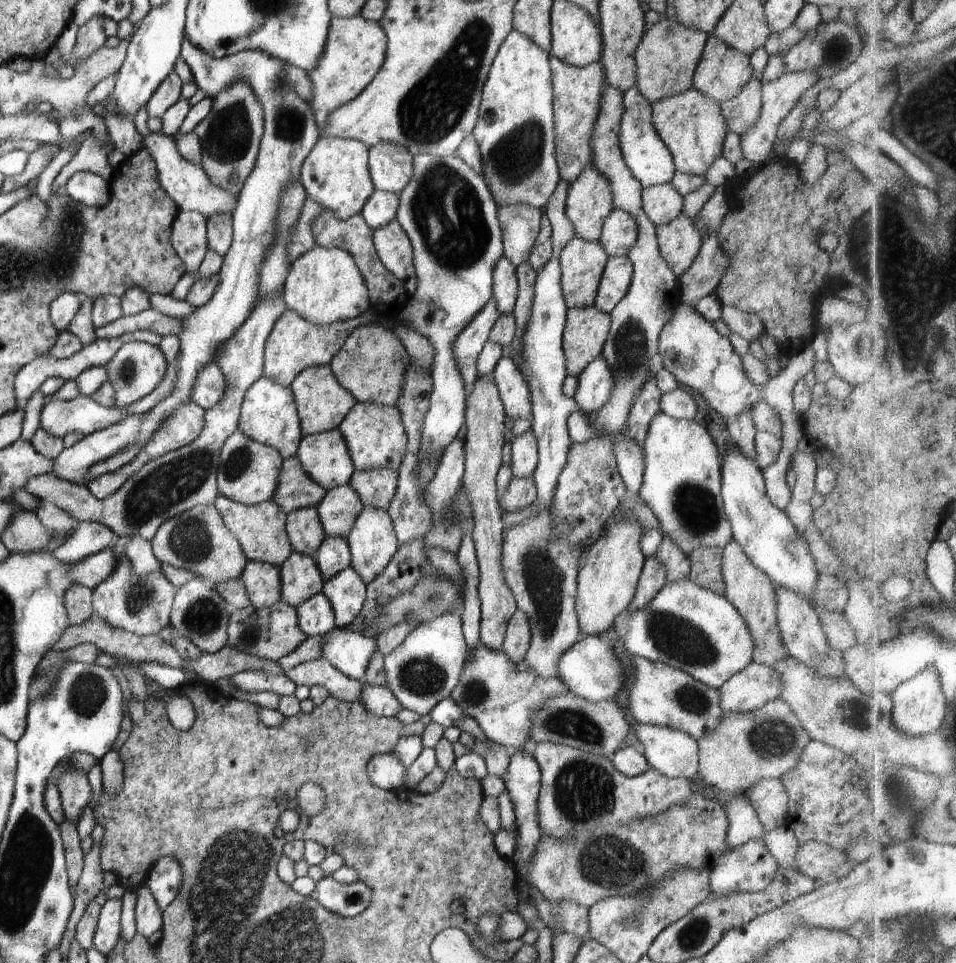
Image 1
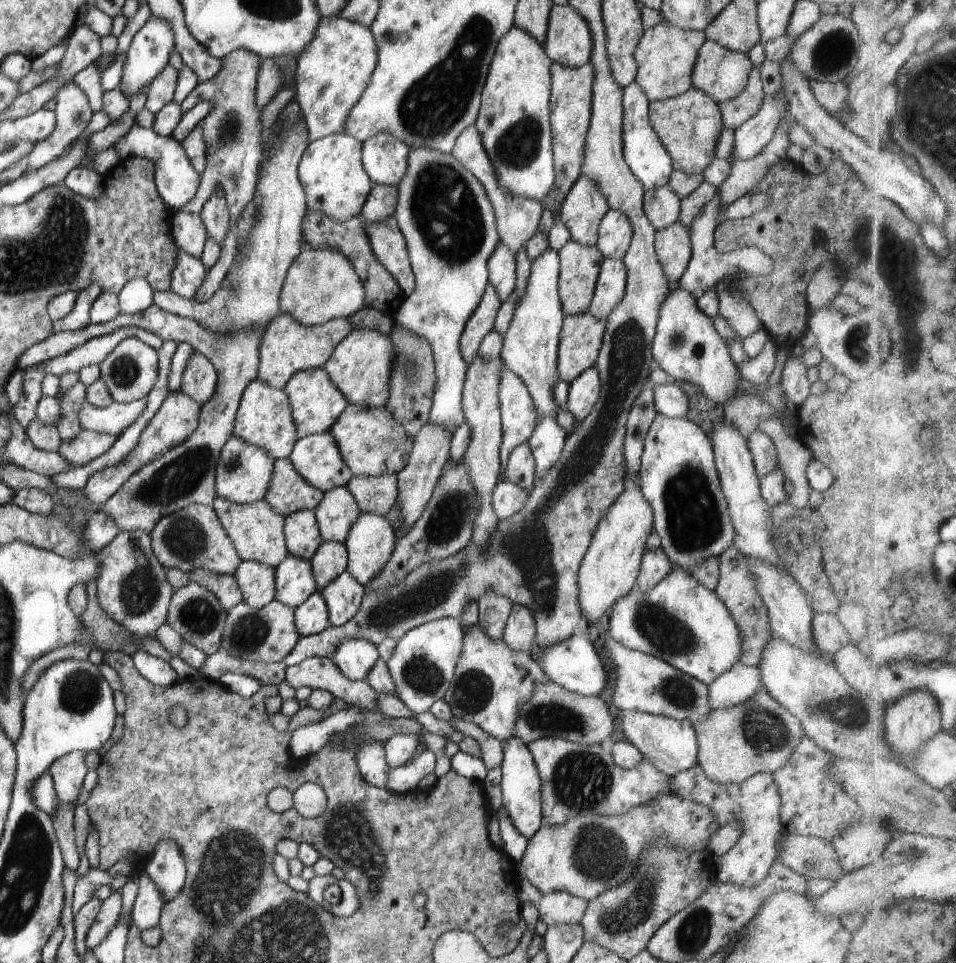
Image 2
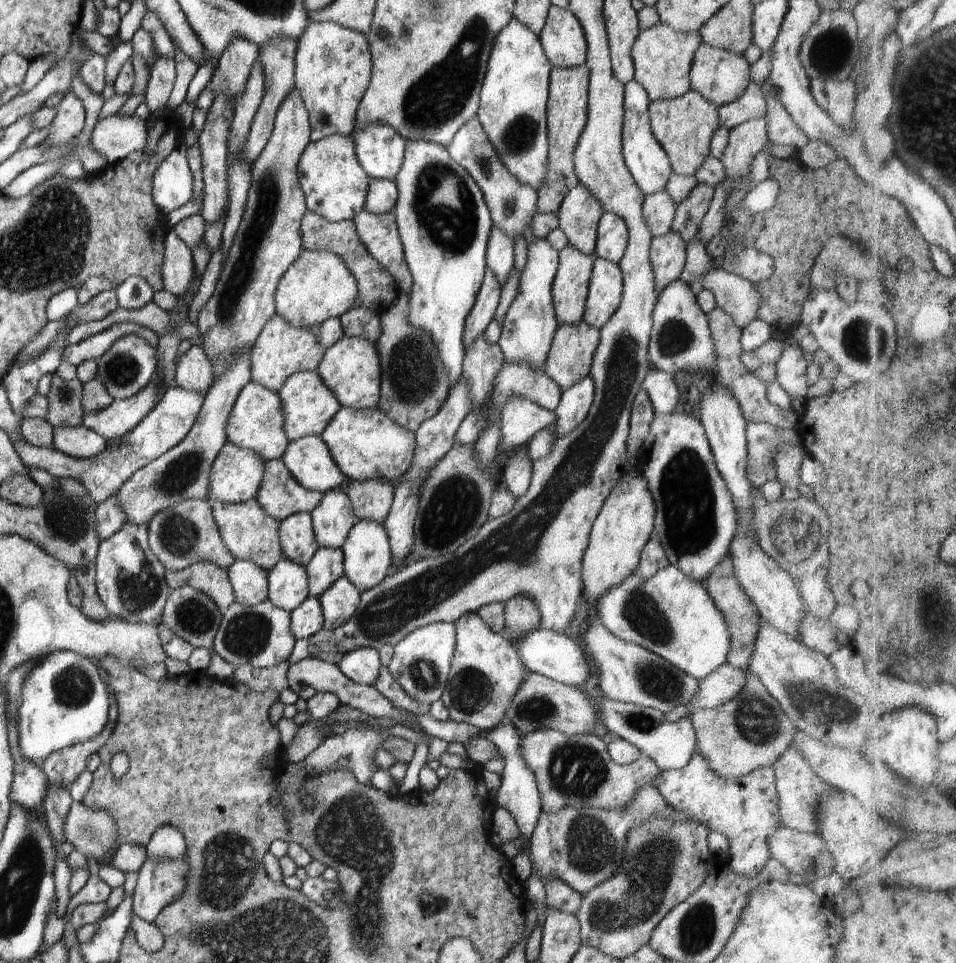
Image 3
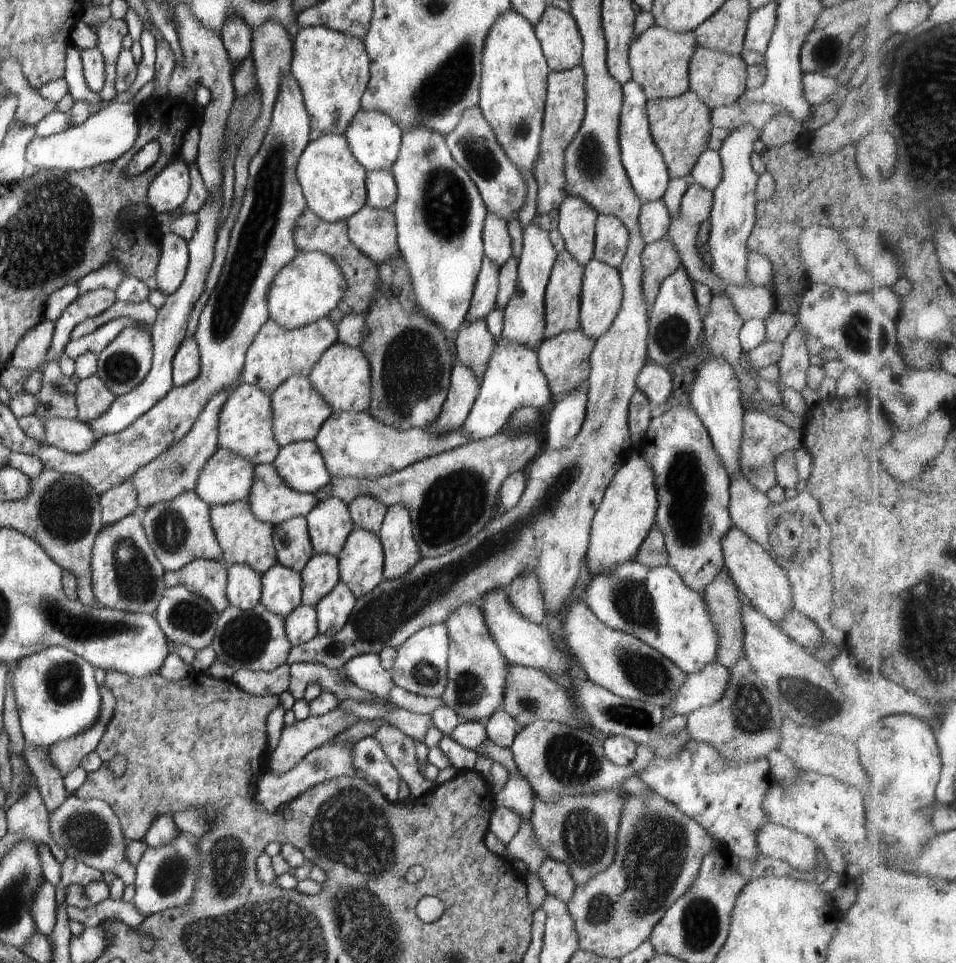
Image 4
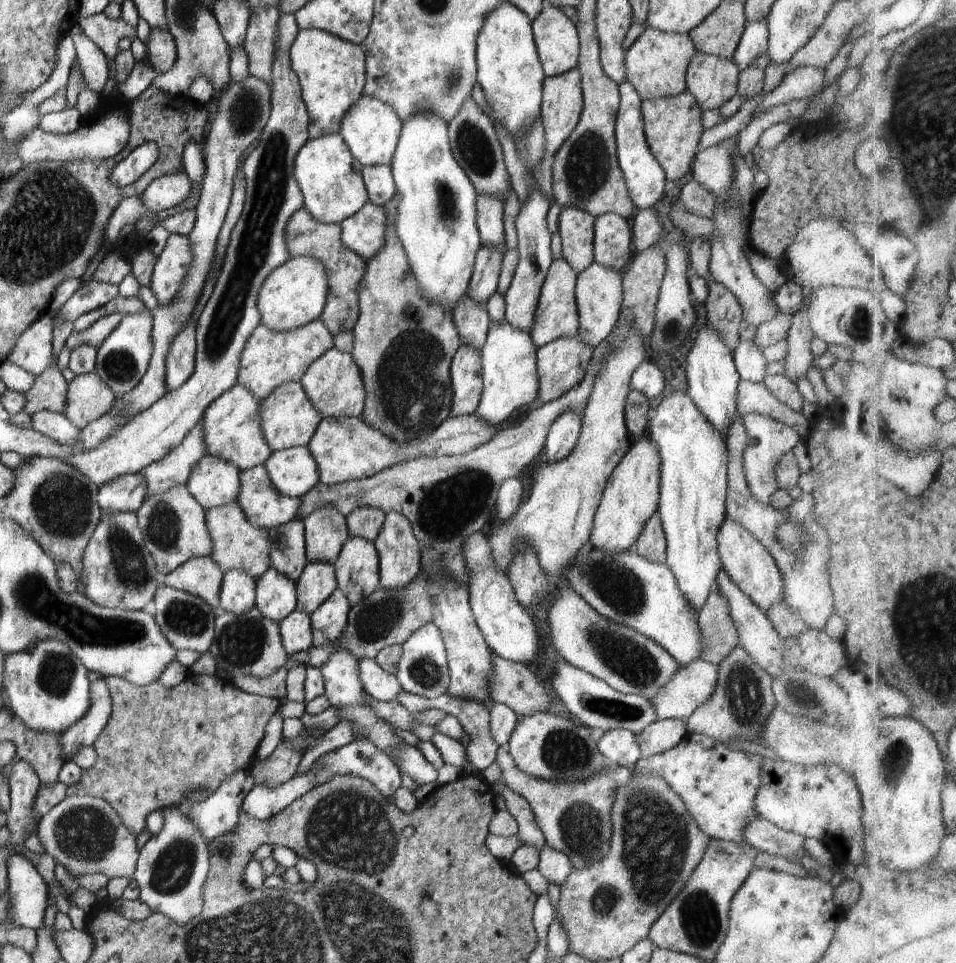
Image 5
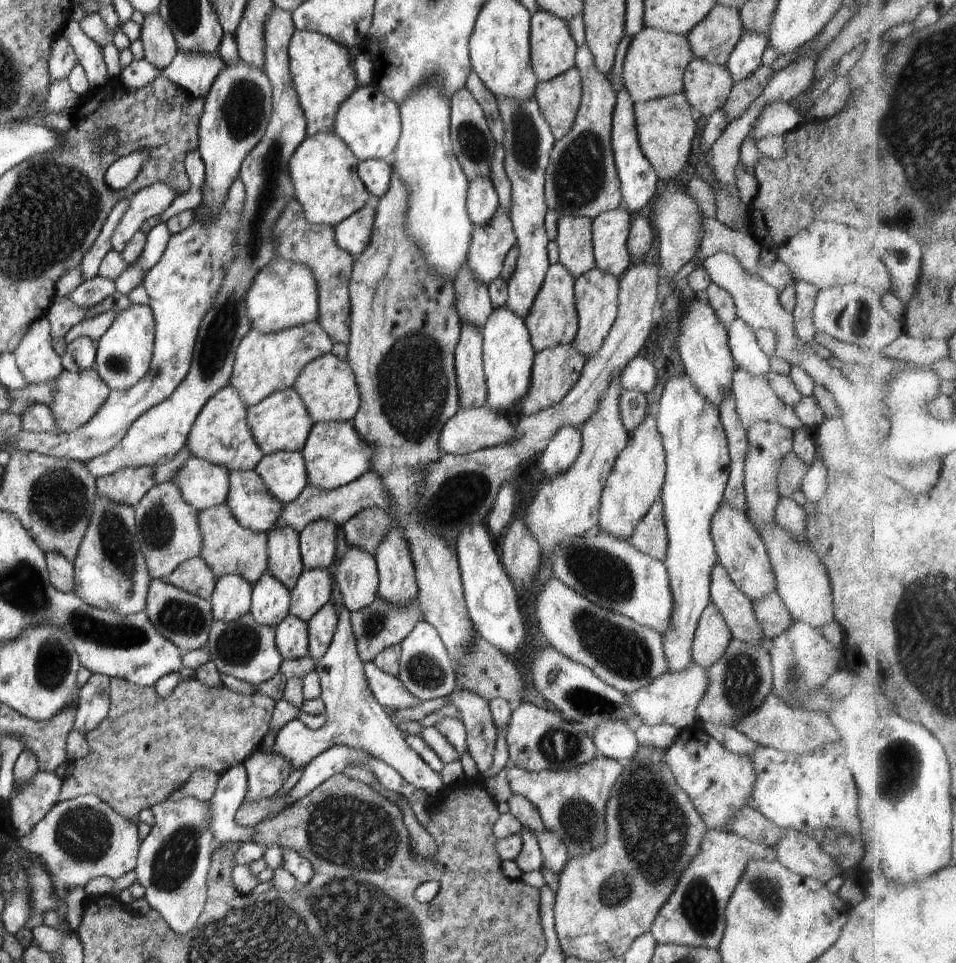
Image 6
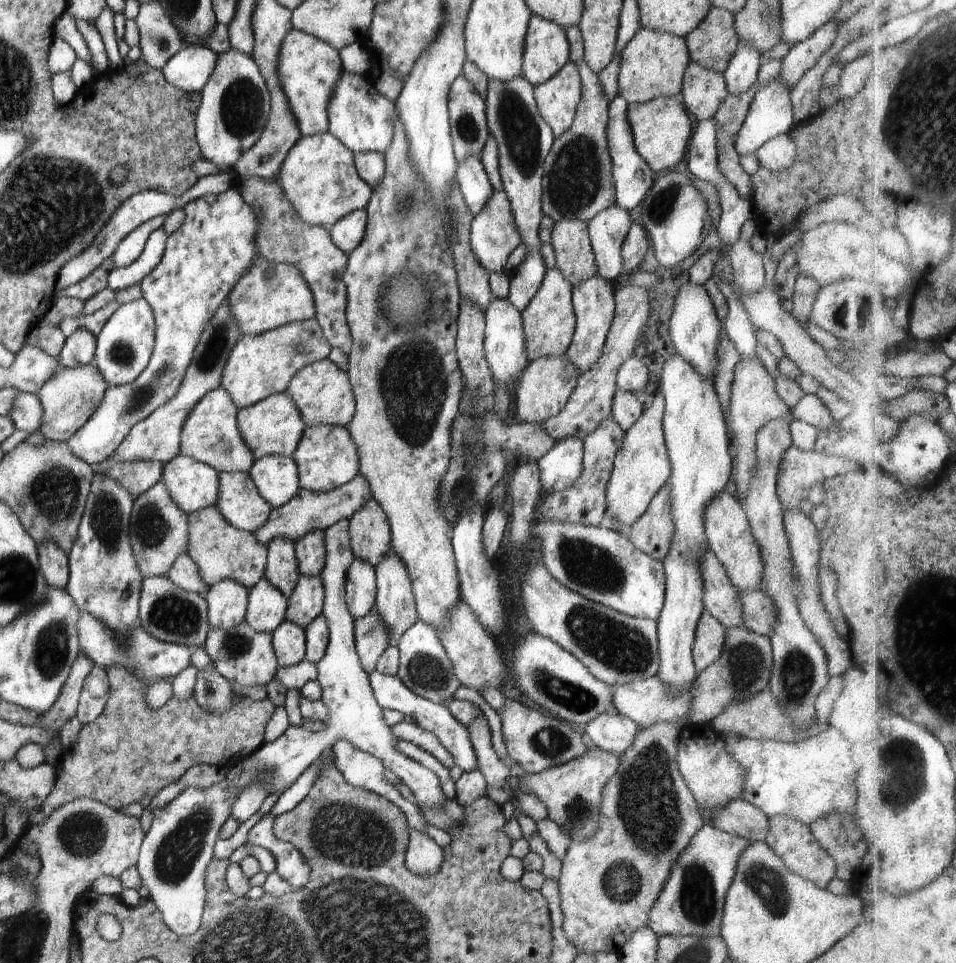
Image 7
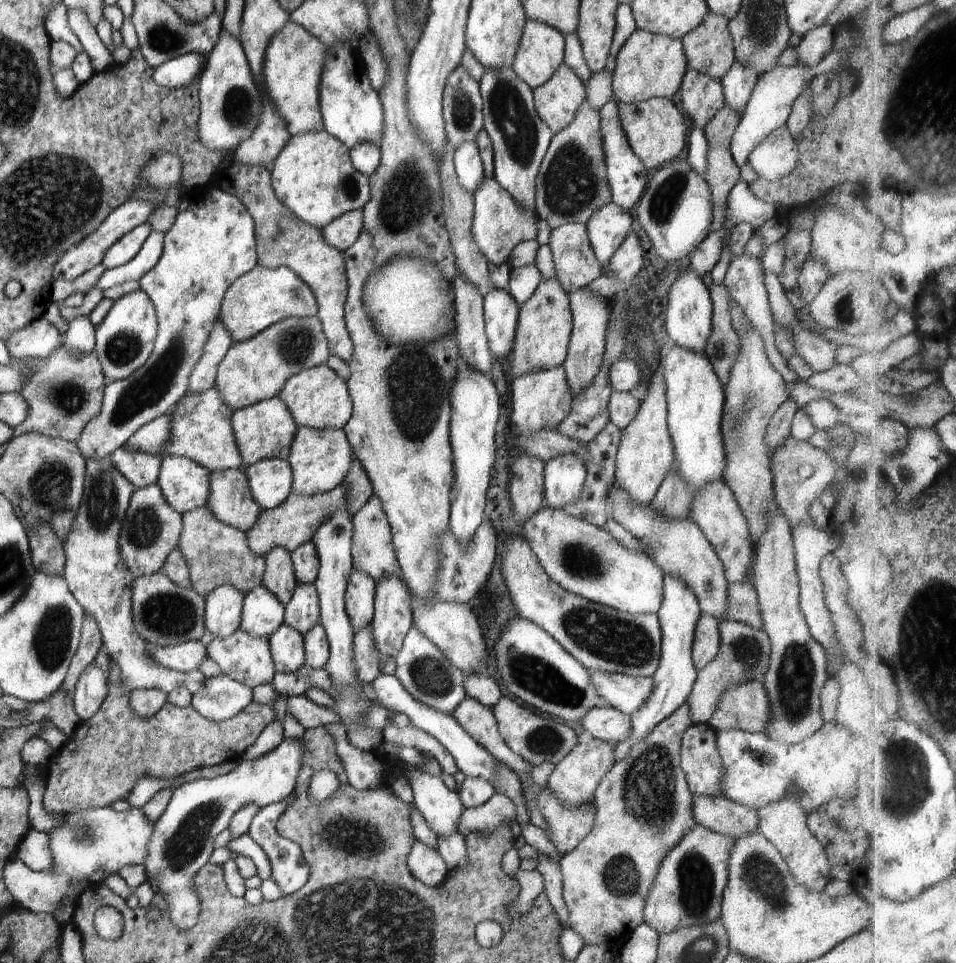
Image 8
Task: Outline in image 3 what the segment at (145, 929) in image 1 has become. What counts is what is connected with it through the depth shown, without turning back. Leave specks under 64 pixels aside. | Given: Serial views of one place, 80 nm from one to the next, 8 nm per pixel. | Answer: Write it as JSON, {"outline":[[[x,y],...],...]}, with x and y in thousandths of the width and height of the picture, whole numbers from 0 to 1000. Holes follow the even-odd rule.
{"outline":[[[195,889],[186,891],[171,891],[158,894],[153,892],[143,907],[143,919],[137,928],[139,933],[139,949],[153,957],[160,958],[171,943],[182,937],[195,920],[196,893]]]}

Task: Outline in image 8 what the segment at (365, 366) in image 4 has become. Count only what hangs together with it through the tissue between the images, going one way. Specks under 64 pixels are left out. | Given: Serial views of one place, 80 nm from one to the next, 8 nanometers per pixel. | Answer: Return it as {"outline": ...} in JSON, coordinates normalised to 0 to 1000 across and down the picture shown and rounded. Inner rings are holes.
{"outline":[[[343,378],[322,382],[322,384],[316,384],[313,388],[305,390],[305,394],[297,399],[297,403],[293,405],[291,411],[301,422],[312,443],[359,447],[369,428],[363,395],[358,394],[356,388],[347,384]]]}

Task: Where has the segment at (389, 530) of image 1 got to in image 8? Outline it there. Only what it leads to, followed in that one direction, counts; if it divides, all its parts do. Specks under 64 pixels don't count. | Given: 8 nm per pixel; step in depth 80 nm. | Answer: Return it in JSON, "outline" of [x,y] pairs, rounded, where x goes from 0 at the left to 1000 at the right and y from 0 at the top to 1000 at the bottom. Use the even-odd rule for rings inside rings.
{"outline":[[[370,590],[361,615],[362,637],[370,655],[390,646],[393,606],[389,598]]]}

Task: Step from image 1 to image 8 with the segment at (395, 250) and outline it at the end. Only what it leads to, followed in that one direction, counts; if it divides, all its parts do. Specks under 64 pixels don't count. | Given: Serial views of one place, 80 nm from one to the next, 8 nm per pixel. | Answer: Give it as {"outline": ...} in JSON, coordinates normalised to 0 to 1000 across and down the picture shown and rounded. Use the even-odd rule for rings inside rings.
{"outline":[[[371,217],[351,228],[347,228],[346,233],[335,238],[339,249],[360,263],[364,258],[368,258],[379,241],[381,235],[380,221],[378,217]]]}

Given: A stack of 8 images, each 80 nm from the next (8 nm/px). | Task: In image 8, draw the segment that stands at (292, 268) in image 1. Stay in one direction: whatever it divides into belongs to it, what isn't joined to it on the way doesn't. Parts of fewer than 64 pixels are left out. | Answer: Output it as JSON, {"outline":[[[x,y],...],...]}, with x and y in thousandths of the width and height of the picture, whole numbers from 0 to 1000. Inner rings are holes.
{"outline":[[[269,273],[263,282],[250,288],[233,310],[229,327],[234,341],[238,341],[245,356],[269,349],[274,343],[299,330],[318,330],[333,327],[333,316],[326,301],[310,286],[308,280],[293,276],[276,278]]]}

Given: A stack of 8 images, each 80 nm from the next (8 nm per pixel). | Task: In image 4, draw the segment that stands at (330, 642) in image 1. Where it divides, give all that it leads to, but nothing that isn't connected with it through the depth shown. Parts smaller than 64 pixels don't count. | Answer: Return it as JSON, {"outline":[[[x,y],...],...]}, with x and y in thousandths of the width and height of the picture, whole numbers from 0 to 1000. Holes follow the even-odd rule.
{"outline":[[[383,678],[367,683],[360,690],[363,702],[374,714],[385,721],[405,727],[413,708],[408,699],[400,692],[394,678]]]}

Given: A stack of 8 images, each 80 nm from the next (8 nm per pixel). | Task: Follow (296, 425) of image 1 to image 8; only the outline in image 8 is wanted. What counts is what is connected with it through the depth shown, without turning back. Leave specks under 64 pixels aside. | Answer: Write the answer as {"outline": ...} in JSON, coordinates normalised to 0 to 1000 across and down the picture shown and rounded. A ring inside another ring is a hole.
{"outline":[[[226,403],[192,411],[178,430],[178,455],[172,459],[172,471],[192,474],[213,484],[220,491],[252,488],[253,476],[243,449],[243,424],[238,424]]]}

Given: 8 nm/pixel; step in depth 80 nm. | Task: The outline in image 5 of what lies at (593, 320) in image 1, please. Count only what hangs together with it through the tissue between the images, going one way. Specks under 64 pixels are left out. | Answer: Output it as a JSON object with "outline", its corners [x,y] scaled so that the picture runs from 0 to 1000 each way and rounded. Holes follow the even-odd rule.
{"outline":[[[605,350],[582,352],[568,360],[562,361],[564,408],[561,415],[554,421],[554,424],[559,426],[565,421],[590,411],[597,403],[603,403],[603,400],[607,399],[614,385],[620,361],[605,353]]]}

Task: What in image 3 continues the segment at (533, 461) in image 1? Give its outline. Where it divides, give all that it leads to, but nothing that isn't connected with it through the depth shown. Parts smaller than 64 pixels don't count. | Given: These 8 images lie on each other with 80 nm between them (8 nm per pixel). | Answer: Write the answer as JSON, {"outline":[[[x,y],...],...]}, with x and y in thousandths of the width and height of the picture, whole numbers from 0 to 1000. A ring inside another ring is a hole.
{"outline":[[[550,465],[541,466],[529,475],[525,496],[531,511],[543,518],[551,509],[555,499],[558,478]]]}

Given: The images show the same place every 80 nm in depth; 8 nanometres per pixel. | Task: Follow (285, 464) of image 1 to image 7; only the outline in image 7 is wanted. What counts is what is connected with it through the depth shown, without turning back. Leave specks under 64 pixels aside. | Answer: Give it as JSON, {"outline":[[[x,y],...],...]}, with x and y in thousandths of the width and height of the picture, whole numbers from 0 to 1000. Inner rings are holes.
{"outline":[[[230,491],[229,519],[226,528],[245,548],[262,553],[272,550],[285,532],[285,525],[272,515],[260,491]]]}

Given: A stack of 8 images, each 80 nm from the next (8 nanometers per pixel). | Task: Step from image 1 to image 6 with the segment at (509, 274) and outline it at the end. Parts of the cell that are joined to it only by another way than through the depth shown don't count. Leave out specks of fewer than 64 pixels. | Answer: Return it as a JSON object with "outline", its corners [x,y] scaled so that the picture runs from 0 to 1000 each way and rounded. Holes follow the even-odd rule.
{"outline":[[[498,183],[490,187],[490,201],[487,201],[487,216],[494,233],[508,235],[519,224],[523,216],[521,201],[515,189],[506,183]]]}

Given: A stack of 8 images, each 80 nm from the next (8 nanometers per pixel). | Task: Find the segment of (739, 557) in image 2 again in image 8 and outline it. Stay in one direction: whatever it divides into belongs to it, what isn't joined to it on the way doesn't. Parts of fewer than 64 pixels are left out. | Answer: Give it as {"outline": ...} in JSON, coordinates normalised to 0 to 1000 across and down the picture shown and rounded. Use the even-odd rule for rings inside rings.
{"outline":[[[734,636],[726,654],[724,686],[728,696],[735,696],[753,677],[753,645]]]}

